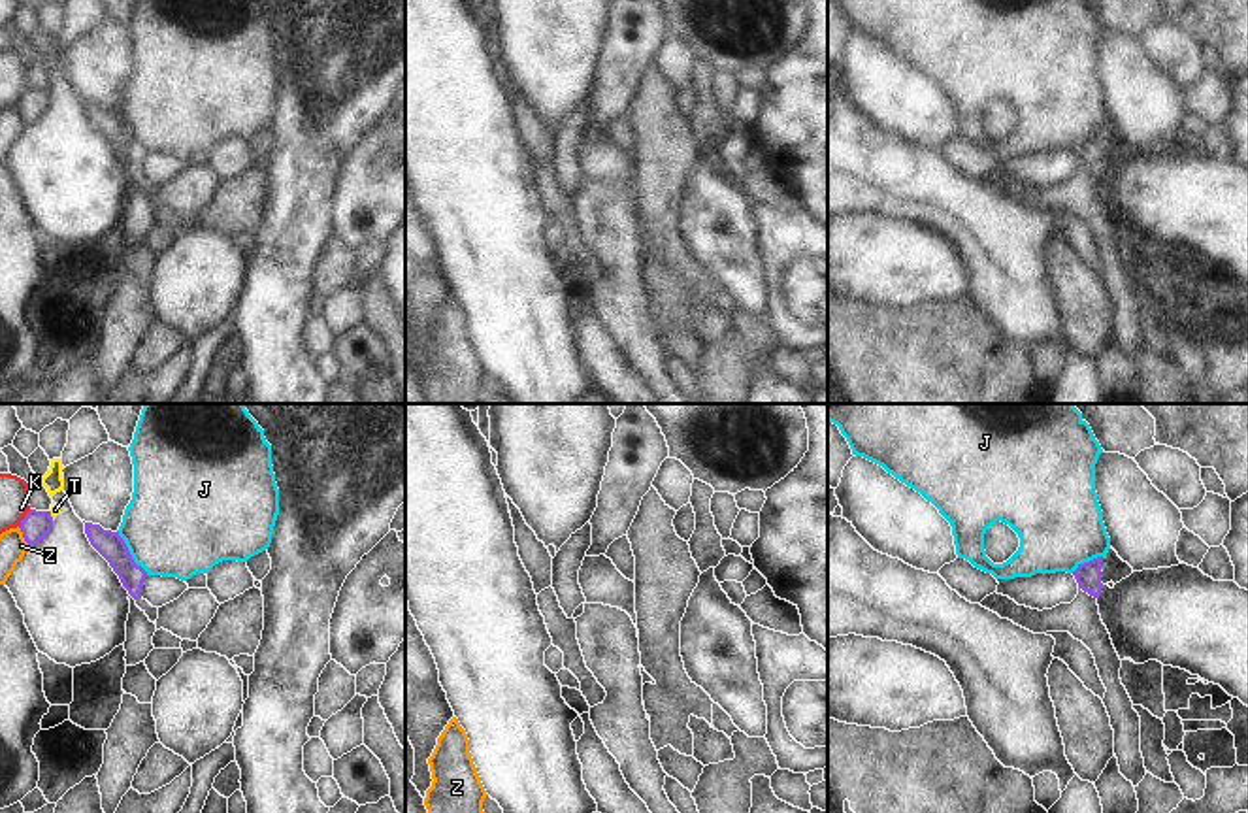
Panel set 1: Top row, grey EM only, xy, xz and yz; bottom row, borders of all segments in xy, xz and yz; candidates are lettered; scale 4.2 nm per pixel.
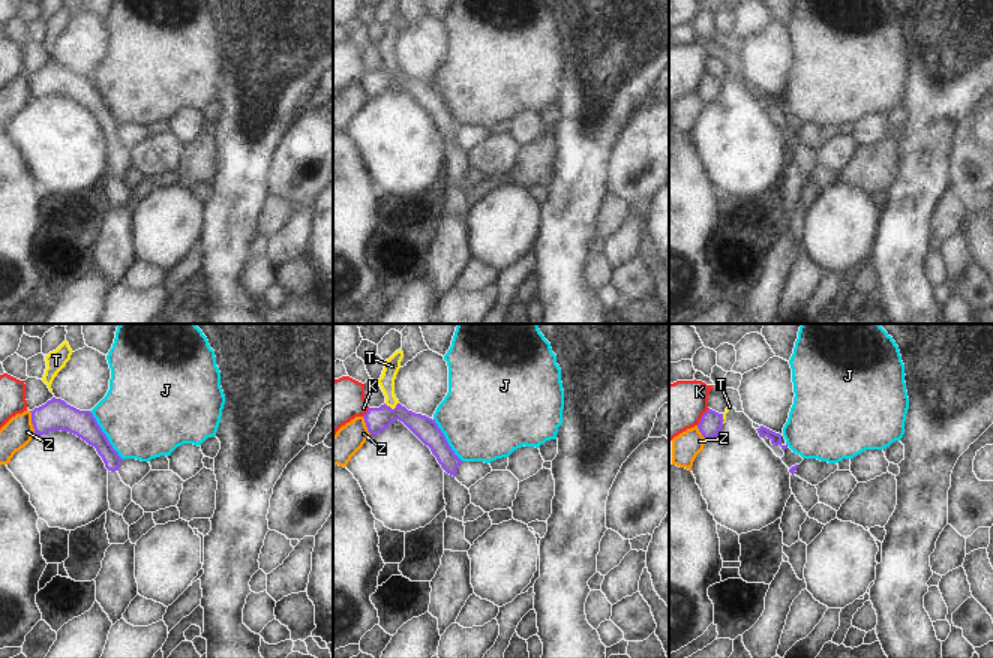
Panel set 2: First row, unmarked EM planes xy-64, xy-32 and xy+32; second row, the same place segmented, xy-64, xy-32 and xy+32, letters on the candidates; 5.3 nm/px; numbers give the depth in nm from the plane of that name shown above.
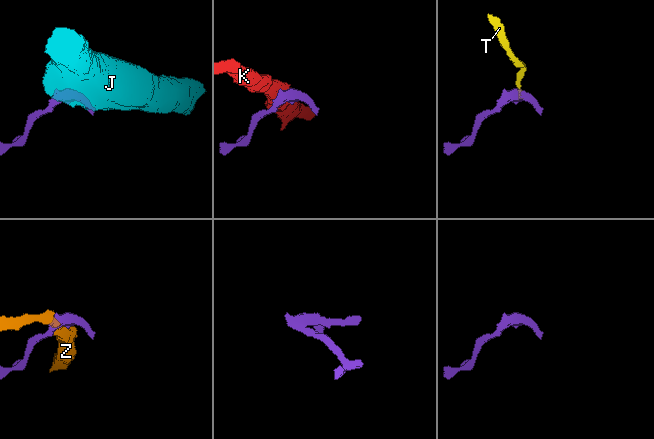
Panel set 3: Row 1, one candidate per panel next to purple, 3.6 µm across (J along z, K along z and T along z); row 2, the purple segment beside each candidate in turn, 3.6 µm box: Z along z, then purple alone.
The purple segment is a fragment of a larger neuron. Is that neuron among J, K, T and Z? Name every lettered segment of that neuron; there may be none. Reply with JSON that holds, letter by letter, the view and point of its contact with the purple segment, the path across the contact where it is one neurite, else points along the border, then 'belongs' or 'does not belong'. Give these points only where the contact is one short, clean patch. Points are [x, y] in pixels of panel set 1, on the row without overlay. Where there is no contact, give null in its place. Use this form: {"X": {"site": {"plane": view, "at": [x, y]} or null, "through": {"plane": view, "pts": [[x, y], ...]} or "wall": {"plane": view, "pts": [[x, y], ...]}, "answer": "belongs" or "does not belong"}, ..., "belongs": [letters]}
{"J": {"site": {"plane": "xy", "at": [129, 131]}, "answer": "does not belong"}, "K": {"site": {"plane": "xy", "at": [23, 97]}, "answer": "does not belong"}, "T": {"site": {"plane": "xy", "at": [49, 93]}, "wall": {"plane": "xy", "pts": [[49, 89], [53, 97]]}, "answer": "does not belong"}, "Z": {"site": {"plane": "xy", "at": [23, 114]}, "answer": "does not belong"}, "belongs": []}

